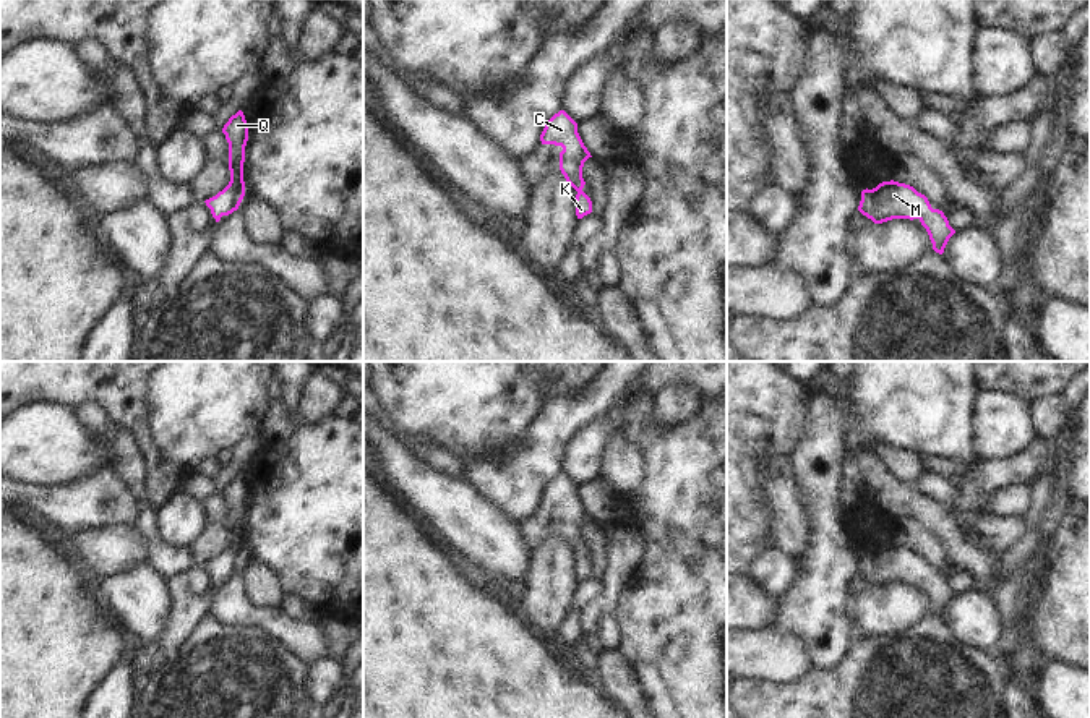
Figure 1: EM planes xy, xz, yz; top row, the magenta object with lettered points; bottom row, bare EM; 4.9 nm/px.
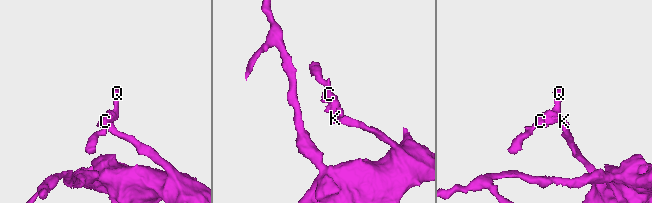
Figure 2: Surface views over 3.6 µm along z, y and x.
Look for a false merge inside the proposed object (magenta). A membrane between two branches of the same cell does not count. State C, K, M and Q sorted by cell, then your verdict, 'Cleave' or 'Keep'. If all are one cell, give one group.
Groups: C K M Q. Keep

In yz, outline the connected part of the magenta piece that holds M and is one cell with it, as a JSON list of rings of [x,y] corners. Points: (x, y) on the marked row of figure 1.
[[[882,182],[873,190],[861,191],[858,211],[874,224],[892,219],[918,219],[926,229],[933,250],[939,254],[955,230],[942,211],[933,209],[928,198],[913,186],[899,182]]]

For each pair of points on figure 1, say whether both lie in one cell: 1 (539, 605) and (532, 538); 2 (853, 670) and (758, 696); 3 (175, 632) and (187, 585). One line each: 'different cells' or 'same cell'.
1: different cells
2: same cell
3: same cell

